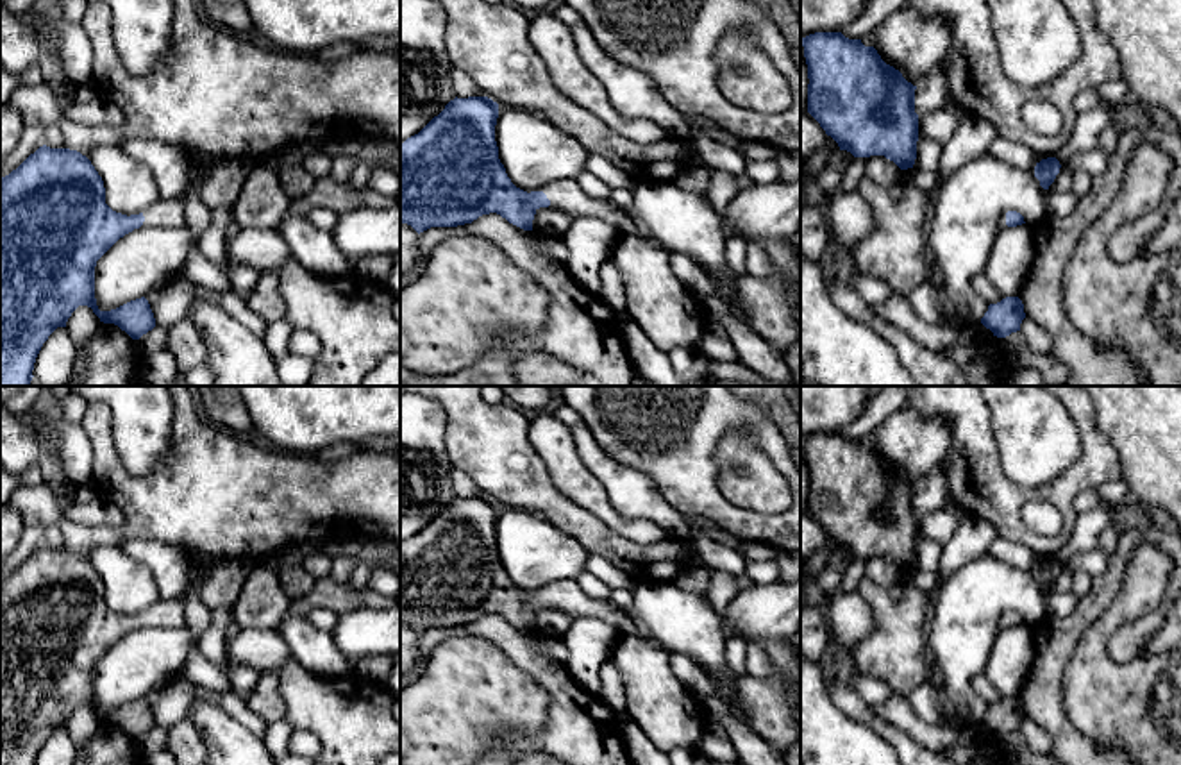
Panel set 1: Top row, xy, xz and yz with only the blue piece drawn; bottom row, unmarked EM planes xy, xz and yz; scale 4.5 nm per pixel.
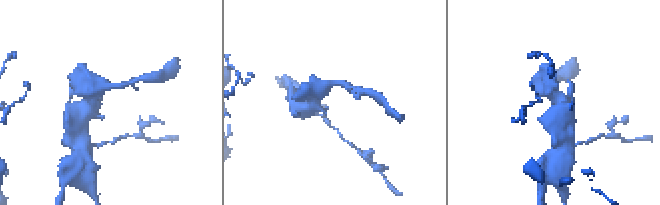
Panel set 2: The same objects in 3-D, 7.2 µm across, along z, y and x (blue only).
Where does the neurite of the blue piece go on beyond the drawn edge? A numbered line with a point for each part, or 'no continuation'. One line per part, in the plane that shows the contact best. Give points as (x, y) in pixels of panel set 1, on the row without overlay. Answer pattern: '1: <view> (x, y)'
1: xz (567, 596)

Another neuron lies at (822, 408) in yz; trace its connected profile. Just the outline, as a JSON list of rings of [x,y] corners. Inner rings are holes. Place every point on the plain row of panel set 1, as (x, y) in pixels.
[[[800,386],[800,440],[815,433],[840,433],[861,415],[870,397],[867,386]]]

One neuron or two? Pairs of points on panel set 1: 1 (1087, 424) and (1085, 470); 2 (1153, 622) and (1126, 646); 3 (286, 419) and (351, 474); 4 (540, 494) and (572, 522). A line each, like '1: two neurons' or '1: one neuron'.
1: one neuron
2: one neuron
3: two neurons
4: one neuron

